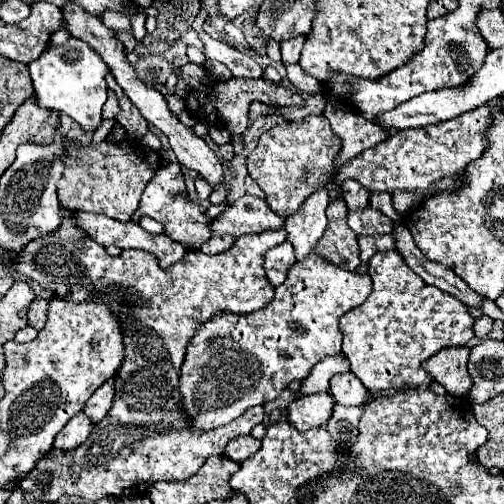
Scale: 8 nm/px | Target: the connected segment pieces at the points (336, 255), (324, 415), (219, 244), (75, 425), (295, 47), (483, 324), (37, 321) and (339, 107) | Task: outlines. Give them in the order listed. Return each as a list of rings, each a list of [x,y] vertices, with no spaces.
[[[344,199],[330,201],[328,209],[328,227],[320,237],[314,253],[324,255],[328,261],[336,261],[342,269],[358,269],[362,265],[358,251],[358,235],[348,227],[348,207]]]
[[[328,391],[302,395],[300,399],[290,403],[288,421],[300,431],[308,431],[314,427],[326,427],[326,423],[332,417],[334,405],[336,401]]]
[[[222,235],[222,237],[212,237],[212,239],[208,239],[200,249],[204,251],[204,253],[218,253],[218,251],[224,251],[224,249],[228,249],[228,245],[232,245],[232,237],[230,235]]]
[[[84,413],[72,417],[72,421],[68,421],[68,425],[64,425],[64,429],[56,435],[54,449],[74,451],[76,447],[82,445],[82,441],[90,435],[92,429],[94,429],[94,425],[88,423],[88,417]]]
[[[294,37],[288,41],[282,41],[282,61],[284,63],[298,63],[300,59],[300,51],[304,45],[304,37]]]
[[[487,315],[475,320],[473,329],[476,337],[485,338],[492,330],[494,321]]]
[[[34,299],[32,303],[30,303],[30,307],[28,307],[28,325],[30,327],[34,327],[34,329],[42,329],[44,327],[44,321],[46,321],[46,307],[48,307],[48,301],[44,299],[44,301],[38,301],[38,299]]]
[[[330,101],[324,109],[324,117],[330,121],[332,131],[342,139],[342,153],[336,167],[388,137],[388,131],[364,121],[360,113],[352,113],[344,103]]]

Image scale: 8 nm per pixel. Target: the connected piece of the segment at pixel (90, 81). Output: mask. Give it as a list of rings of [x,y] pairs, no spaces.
[[[70,37],[60,47],[46,49],[36,61],[28,63],[38,103],[70,115],[84,131],[92,133],[102,123],[102,105],[106,103],[106,75],[110,73],[104,59],[82,39]]]

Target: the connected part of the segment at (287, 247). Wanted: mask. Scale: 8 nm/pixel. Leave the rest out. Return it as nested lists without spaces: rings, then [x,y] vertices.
[[[284,241],[278,247],[272,247],[266,253],[266,267],[264,267],[268,281],[274,287],[278,287],[280,281],[286,279],[286,273],[290,271],[292,263],[296,263],[296,257],[294,257],[294,247],[290,241]]]

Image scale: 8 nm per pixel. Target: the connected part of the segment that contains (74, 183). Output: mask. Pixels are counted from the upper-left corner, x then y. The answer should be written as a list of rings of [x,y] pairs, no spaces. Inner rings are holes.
[[[124,139],[120,143],[100,143],[100,145],[70,145],[68,147],[68,157],[66,157],[66,169],[62,179],[58,181],[58,197],[60,197],[60,205],[68,207],[72,211],[88,211],[88,213],[104,213],[112,219],[118,221],[128,221],[132,217],[132,213],[138,207],[140,195],[144,191],[144,185],[148,185],[148,181],[154,175],[154,167],[158,165],[158,153],[142,147],[138,141],[134,139]]]

